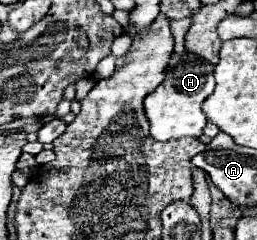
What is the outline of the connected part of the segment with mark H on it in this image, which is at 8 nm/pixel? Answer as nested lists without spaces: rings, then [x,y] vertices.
[[[189,52],[181,56],[173,54],[165,80],[145,98],[145,116],[151,124],[151,136],[157,140],[201,136],[207,124],[201,104],[213,92],[213,88],[215,88],[215,78],[213,78],[213,66],[209,62]]]

